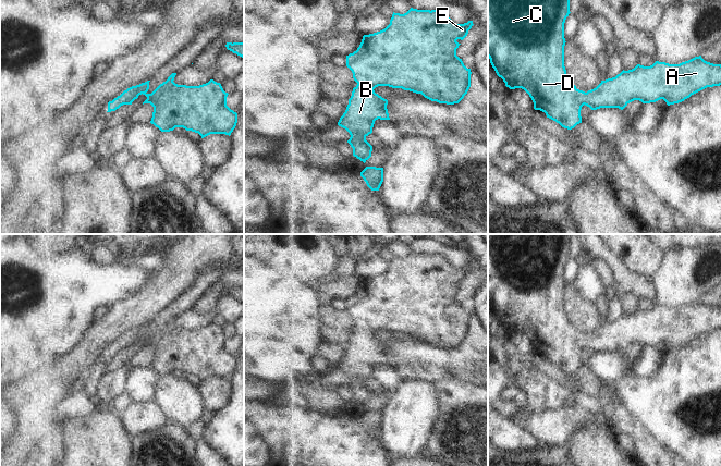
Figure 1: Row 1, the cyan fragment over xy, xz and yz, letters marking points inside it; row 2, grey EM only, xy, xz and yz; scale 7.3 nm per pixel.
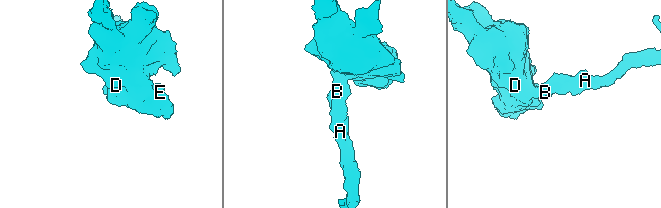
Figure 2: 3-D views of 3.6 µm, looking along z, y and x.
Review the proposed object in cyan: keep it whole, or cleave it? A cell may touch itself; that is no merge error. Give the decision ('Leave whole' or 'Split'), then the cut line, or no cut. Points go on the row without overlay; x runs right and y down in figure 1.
Leave whole. No split.

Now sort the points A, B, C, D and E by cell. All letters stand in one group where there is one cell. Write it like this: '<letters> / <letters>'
A B C D E

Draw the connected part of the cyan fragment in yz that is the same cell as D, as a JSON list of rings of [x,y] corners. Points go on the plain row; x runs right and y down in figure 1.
[[[488,234],[488,302],[497,319],[510,333],[524,333],[534,346],[534,353],[546,357],[562,371],[572,373],[582,367],[581,354],[585,348],[591,354],[600,352],[619,352],[623,354],[630,346],[639,344],[643,347],[663,343],[668,350],[679,347],[692,339],[713,330],[721,329],[721,308],[705,305],[701,299],[680,308],[656,305],[650,310],[637,308],[634,312],[622,315],[615,321],[601,324],[587,336],[576,332],[567,321],[564,310],[564,267],[570,256],[572,234]]]

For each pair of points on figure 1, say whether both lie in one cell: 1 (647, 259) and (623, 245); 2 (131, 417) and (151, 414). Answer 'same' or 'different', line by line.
1: same
2: same

